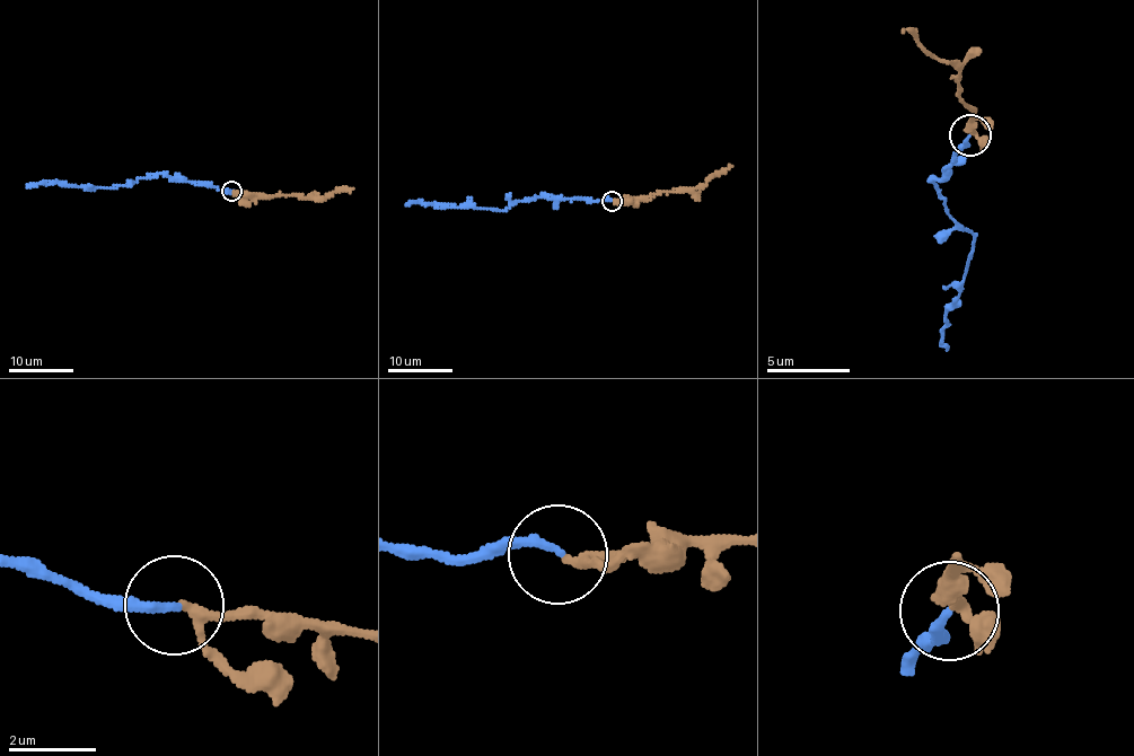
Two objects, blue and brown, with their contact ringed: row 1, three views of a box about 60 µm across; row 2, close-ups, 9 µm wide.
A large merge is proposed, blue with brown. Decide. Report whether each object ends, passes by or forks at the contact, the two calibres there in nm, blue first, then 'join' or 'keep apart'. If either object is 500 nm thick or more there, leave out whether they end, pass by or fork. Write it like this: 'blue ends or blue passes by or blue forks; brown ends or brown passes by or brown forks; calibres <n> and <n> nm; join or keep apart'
blue ends; brown passes by; calibres 180 and 190 nm; join

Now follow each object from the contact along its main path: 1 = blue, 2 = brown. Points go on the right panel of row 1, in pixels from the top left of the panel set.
1: (970, 137), (931, 183), (947, 214), (973, 233), (964, 283), (946, 313), (940, 343), (947, 350)
2: (972, 134), (975, 107), (958, 95), (959, 62), (926, 52), (919, 41), (902, 28)

